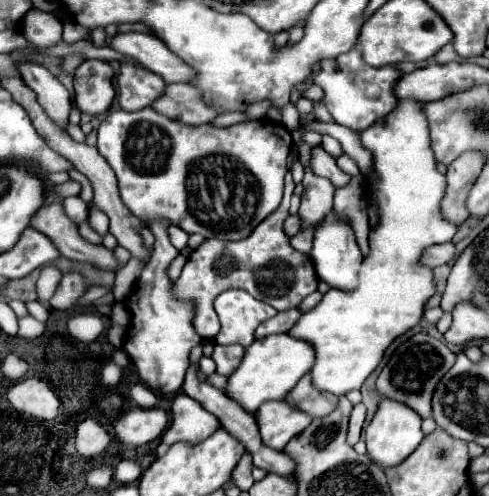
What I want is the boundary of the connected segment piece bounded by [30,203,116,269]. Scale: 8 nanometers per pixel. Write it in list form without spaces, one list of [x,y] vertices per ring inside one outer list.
[[[60,203],[38,209],[38,213],[30,219],[30,227],[44,233],[68,259],[92,261],[94,265],[100,265],[104,269],[116,269],[112,251],[108,251],[104,245],[90,245],[88,241],[84,241],[78,235],[78,225],[64,215]]]

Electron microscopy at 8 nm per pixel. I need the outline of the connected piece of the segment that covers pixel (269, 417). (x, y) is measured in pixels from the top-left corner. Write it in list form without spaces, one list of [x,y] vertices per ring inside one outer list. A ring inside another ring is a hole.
[[[266,401],[256,411],[256,425],[260,429],[262,443],[276,451],[282,451],[284,445],[310,423],[310,415],[290,407],[286,401]]]

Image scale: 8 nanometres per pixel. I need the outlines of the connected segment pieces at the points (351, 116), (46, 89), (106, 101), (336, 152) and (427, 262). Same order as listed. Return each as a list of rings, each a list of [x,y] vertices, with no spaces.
[[[354,47],[352,51],[344,53],[344,61],[330,59],[320,63],[320,73],[316,75],[316,85],[324,89],[324,105],[328,107],[330,115],[336,123],[350,127],[358,133],[368,129],[378,119],[386,117],[396,107],[396,97],[392,93],[392,83],[400,77],[396,67],[368,67],[360,61],[360,51]]]
[[[22,63],[18,67],[22,81],[36,93],[42,109],[48,113],[52,123],[60,129],[68,129],[68,115],[70,115],[70,93],[64,85],[40,63]]]
[[[86,59],[74,73],[74,101],[86,115],[102,115],[116,95],[112,87],[114,69],[106,61]]]
[[[328,135],[322,136],[321,146],[322,144],[324,150],[336,159],[344,153],[340,143]]]
[[[442,243],[442,245],[432,245],[420,255],[420,265],[422,267],[438,267],[448,263],[454,257],[454,245],[452,243]]]

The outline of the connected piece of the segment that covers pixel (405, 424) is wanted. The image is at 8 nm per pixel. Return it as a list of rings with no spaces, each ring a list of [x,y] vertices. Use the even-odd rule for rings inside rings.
[[[382,397],[378,403],[378,409],[374,413],[374,419],[364,431],[364,441],[368,447],[368,457],[376,461],[382,467],[392,467],[404,461],[424,439],[424,433],[420,429],[422,419],[408,409],[408,405],[400,405],[400,401],[388,401],[388,397]]]

